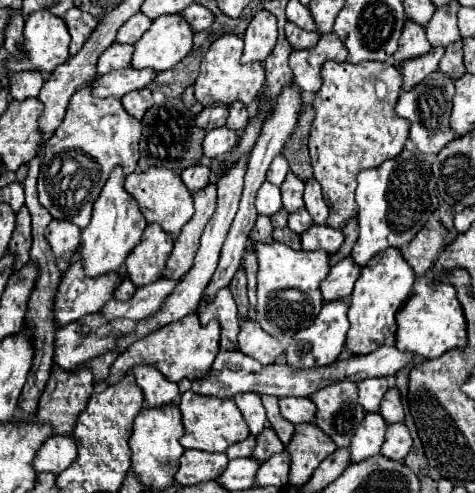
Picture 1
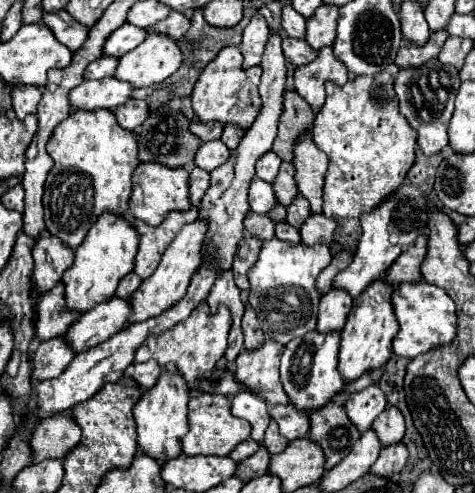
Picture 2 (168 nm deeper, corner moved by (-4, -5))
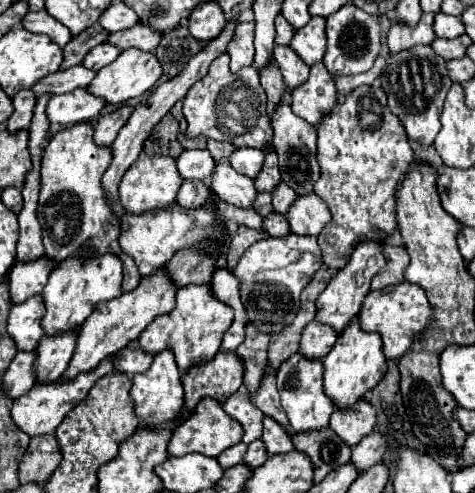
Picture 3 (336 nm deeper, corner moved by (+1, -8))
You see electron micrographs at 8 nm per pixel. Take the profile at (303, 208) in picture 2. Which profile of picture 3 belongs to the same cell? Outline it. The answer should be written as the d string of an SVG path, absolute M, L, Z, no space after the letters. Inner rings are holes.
M280 182L274 192L272 192L272 204L274 204L274 212L278 214L286 214L290 204L296 200L296 192L286 184L286 182Z

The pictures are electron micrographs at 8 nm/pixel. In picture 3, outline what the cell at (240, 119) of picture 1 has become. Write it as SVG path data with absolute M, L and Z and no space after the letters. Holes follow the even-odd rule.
M208 140L206 148L208 148L208 152L212 154L212 158L216 162L228 160L228 156L234 152L234 146L230 142L218 142L218 140Z

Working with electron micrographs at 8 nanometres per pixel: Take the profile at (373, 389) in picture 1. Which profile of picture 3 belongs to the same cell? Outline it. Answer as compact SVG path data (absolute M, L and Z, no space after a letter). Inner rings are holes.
M360 400L354 408L350 408L350 412L336 410L330 418L330 428L350 448L356 446L364 436L368 436L374 430L374 424L376 424L376 410L366 400Z

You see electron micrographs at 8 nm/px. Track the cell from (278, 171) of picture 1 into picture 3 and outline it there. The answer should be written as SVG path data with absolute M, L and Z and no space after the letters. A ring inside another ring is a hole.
M236 148L232 156L228 158L230 166L236 172L250 176L250 178L254 178L262 170L262 160L264 160L264 152L256 148Z

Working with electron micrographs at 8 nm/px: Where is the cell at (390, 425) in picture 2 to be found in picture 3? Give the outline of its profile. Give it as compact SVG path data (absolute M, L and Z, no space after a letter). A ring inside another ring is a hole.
M372 432L362 440L358 446L352 448L352 458L350 462L356 466L358 472L366 472L370 466L378 464L382 454L386 452L386 440L380 432Z

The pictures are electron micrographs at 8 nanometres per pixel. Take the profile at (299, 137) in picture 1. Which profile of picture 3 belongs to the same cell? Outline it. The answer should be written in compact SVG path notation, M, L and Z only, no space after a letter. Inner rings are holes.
M270 60L268 66L258 70L258 76L260 76L260 84L262 84L262 88L264 88L266 96L268 96L268 112L274 112L274 104L284 94L284 80L282 80L280 68L276 66L274 60Z

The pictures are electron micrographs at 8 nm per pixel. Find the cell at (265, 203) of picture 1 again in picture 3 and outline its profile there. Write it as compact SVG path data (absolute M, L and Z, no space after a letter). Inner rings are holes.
M218 162L208 184L210 192L218 196L220 200L238 206L238 208L252 208L256 198L254 180L248 176L242 176L230 168L228 162Z

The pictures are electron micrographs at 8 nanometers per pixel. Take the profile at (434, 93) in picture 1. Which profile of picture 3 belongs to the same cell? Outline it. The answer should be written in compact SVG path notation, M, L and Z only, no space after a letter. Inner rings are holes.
M412 46L398 54L388 54L386 66L382 70L382 90L388 96L390 110L400 118L410 138L422 146L432 146L436 134L440 132L440 110L446 98L446 92L452 86L452 80L446 72L446 60L438 56L432 46Z

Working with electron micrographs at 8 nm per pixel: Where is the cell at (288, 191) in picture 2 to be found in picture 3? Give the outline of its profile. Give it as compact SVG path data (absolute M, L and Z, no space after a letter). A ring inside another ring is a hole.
M268 152L264 156L264 166L258 172L258 176L254 178L256 190L258 192L272 192L276 188L276 184L280 182L280 168L278 168L278 160L274 156L274 152Z

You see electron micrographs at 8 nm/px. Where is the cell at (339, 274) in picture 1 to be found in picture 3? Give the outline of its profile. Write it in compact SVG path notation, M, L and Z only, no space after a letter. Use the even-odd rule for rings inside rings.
M310 322L302 332L298 354L308 360L322 360L326 352L330 352L330 348L336 344L336 338L338 336L334 336L334 332L330 332L330 328L324 324Z

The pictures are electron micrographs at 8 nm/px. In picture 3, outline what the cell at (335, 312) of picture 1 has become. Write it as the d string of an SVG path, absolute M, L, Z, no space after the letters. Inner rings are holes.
M290 356L278 370L278 392L282 396L282 408L288 414L290 426L296 434L326 428L330 414L334 412L334 402L322 390L322 362L302 360L302 356Z

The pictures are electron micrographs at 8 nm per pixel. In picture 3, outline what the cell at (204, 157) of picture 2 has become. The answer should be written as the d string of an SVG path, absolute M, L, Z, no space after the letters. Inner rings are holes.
M184 150L176 158L176 168L182 178L192 178L192 180L208 180L210 172L214 170L214 160L208 150Z

